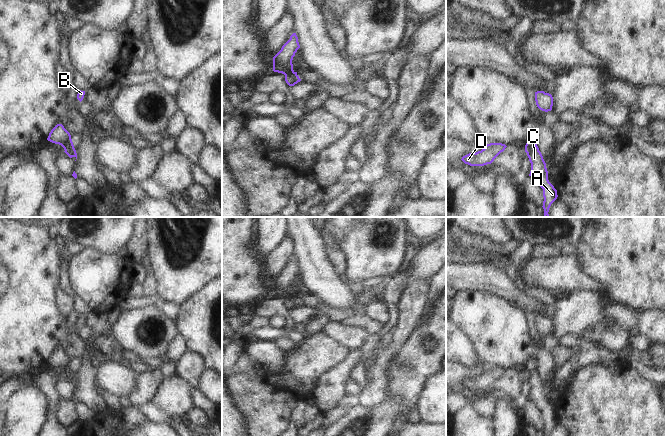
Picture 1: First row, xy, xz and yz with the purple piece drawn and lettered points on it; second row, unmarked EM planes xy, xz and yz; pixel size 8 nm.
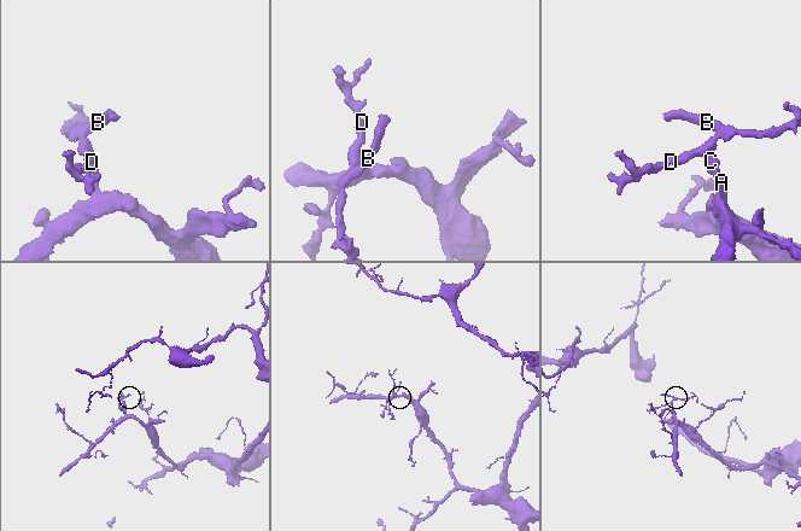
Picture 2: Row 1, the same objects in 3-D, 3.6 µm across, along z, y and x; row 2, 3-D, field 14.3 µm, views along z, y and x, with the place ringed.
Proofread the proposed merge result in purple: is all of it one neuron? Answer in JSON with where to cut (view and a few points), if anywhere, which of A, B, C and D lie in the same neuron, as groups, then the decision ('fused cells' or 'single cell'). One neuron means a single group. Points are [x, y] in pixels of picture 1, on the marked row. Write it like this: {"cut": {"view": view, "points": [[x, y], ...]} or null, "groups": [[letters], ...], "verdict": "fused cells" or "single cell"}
{"cut": null, "groups": [["A", "B", "C", "D"]], "verdict": "single cell"}

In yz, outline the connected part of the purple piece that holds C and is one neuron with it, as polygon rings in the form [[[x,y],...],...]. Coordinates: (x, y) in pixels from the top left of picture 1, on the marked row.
[[[529,137],[526,145],[525,152],[531,163],[531,171],[529,176],[536,179],[540,187],[543,189],[543,209],[544,217],[549,217],[549,208],[551,204],[557,199],[557,190],[548,180],[548,171],[546,168],[546,163],[543,159],[541,152],[537,144],[534,142],[534,137]]]

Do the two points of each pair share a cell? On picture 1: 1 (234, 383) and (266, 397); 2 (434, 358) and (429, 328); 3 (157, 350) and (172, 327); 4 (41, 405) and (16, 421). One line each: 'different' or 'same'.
1: same
2: same
3: same
4: same

